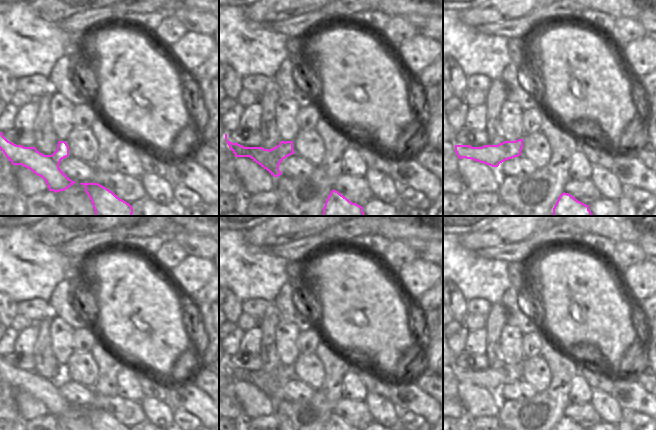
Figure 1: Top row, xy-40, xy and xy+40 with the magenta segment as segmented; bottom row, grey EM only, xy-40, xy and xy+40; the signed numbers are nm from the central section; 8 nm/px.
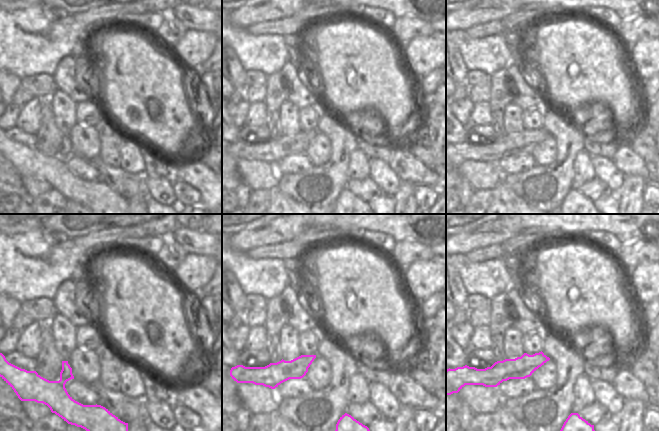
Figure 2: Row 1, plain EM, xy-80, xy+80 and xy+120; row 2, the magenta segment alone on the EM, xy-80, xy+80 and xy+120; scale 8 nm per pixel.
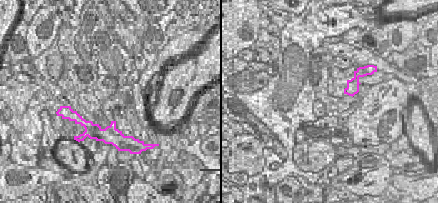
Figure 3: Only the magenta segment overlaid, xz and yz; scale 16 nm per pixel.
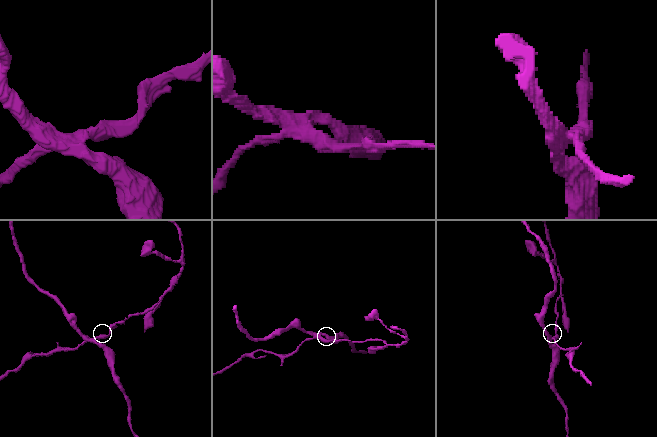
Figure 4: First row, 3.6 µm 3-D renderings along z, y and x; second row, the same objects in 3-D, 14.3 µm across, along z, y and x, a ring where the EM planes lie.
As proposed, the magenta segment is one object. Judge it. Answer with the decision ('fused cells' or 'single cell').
fused cells

